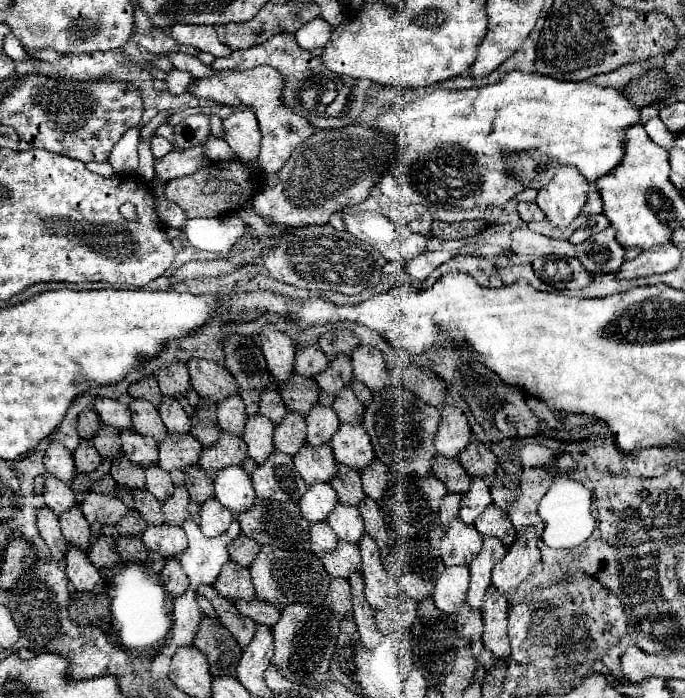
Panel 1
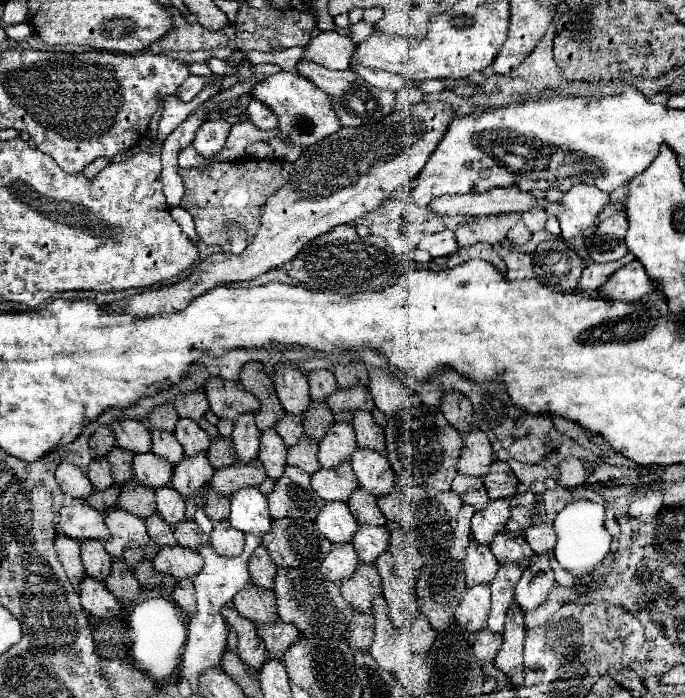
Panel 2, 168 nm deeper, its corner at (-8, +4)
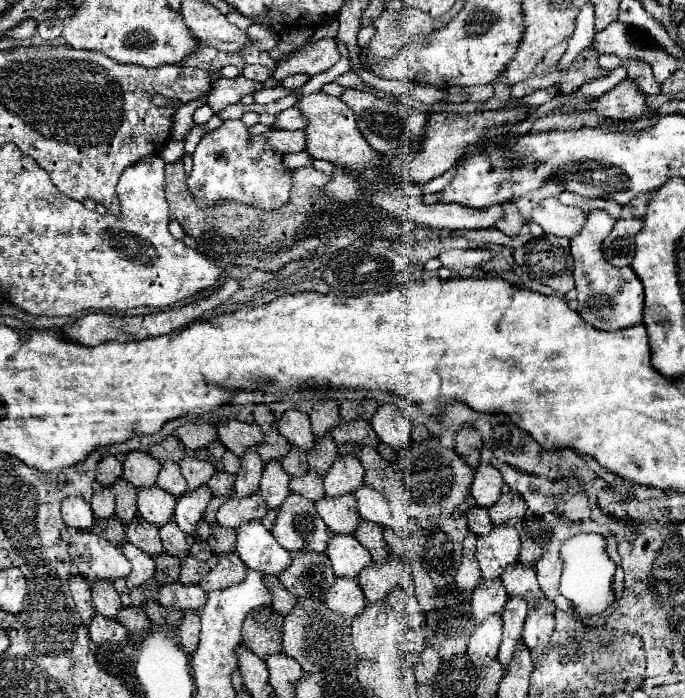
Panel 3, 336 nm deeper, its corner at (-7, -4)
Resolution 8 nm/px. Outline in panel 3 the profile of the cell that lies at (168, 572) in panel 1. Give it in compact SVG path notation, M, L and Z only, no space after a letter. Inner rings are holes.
M186 612L184 620L178 628L180 646L186 654L192 654L198 648L198 634L200 634L200 618L198 612Z

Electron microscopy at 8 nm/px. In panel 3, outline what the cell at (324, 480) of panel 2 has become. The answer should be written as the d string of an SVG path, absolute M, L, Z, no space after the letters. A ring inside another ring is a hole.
M352 494L340 498L322 498L316 504L318 516L326 522L332 534L354 534L360 524L356 498Z

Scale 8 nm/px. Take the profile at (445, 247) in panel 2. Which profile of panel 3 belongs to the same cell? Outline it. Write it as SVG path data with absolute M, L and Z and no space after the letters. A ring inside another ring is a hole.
M448 250L440 256L440 262L444 264L444 268L460 272L464 268L484 266L492 258L494 258L494 254L488 250Z

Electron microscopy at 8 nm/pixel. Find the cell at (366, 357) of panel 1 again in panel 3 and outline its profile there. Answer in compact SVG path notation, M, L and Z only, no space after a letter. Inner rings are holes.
M380 406L372 418L372 428L378 438L394 450L408 448L410 422L402 416L398 406Z

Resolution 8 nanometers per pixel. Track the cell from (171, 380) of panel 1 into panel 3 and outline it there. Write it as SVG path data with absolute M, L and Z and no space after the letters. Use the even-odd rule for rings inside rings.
M188 422L188 424L180 426L176 430L176 434L182 440L182 444L186 446L186 450L192 450L192 452L208 448L212 442L218 440L218 434L216 434L214 426L210 426L210 424L196 424L196 422Z

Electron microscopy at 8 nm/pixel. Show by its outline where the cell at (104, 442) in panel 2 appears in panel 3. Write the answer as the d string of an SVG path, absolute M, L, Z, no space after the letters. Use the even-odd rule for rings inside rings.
M106 456L96 470L96 480L100 486L112 486L122 476L122 464L114 456Z

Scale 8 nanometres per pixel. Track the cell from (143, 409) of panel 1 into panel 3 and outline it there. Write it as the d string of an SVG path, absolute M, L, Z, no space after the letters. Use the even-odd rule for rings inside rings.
M166 462L166 464L162 466L156 486L162 488L164 492L170 492L170 494L176 496L176 498L182 496L182 494L186 494L186 490L188 490L184 476L180 474L178 464L174 464L174 462Z

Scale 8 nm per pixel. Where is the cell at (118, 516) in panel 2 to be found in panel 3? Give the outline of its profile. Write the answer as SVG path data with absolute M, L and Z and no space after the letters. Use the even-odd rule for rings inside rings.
M126 542L122 546L122 552L130 560L130 564L132 564L132 574L128 578L116 580L114 588L116 588L118 594L128 594L130 590L142 588L150 578L154 578L156 566L154 566L154 560L150 556L146 556L144 552L140 552L138 548L134 548L130 542Z

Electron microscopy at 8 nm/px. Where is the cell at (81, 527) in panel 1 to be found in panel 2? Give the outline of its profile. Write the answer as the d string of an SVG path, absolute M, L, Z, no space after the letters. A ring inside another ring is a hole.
M83 540L81 544L81 558L89 576L97 580L105 580L111 566L111 556L103 548L101 540Z

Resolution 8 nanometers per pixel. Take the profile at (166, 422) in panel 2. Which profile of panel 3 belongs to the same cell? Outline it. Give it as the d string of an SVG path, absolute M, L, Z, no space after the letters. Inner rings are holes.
M168 436L162 444L150 446L148 454L154 456L160 464L164 464L164 462L176 462L178 464L182 460L182 456L186 456L186 448L178 438Z

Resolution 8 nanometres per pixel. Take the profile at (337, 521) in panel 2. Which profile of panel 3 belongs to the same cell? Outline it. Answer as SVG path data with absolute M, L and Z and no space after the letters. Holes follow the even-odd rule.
M334 534L328 542L328 558L338 578L358 578L358 574L372 562L370 552L354 536Z

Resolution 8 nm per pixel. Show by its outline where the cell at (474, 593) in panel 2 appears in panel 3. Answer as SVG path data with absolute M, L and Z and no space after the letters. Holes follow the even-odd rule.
M492 616L484 624L476 626L476 632L468 644L468 656L476 666L486 666L498 656L498 644L502 640L502 618Z

